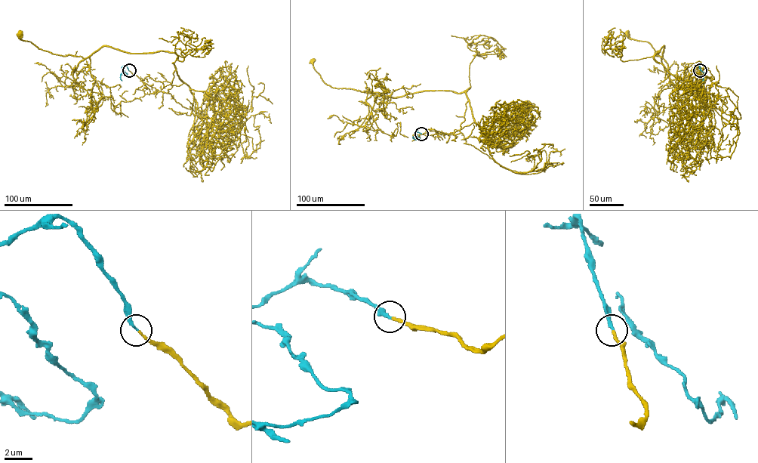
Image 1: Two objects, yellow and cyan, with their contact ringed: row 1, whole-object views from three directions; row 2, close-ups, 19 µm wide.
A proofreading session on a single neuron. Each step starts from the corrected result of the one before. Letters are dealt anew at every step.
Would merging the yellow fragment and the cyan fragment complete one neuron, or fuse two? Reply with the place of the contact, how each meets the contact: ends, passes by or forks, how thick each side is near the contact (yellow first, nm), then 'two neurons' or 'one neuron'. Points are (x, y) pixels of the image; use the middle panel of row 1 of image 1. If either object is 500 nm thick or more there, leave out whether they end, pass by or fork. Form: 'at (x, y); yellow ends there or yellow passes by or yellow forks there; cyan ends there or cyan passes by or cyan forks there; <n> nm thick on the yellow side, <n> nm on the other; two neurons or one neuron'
at (421, 134); yellow ends there; cyan ends there; 170 nm thick on the yellow side, 220 nm on the other; one neuron

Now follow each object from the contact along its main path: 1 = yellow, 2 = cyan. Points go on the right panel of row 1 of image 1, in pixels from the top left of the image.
1: (700, 70), (701, 91), (696, 94), (654, 58), (664, 46), (660, 58), (648, 42), (631, 38), (627, 34)
2: (700, 70), (698, 65), (706, 75), (702, 81)

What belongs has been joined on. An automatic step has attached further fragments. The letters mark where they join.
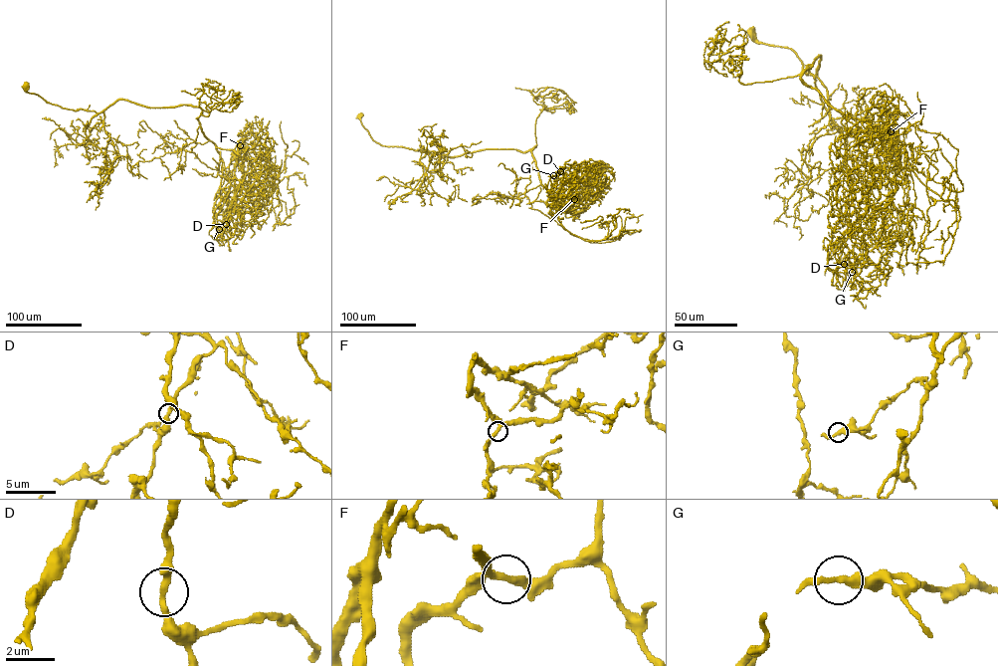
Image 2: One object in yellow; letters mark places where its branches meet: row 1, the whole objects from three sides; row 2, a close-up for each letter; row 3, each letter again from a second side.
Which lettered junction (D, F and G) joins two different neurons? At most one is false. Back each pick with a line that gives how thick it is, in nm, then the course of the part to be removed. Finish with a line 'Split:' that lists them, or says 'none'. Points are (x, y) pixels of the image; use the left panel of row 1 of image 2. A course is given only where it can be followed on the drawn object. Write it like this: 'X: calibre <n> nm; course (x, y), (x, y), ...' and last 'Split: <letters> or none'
Split: none

